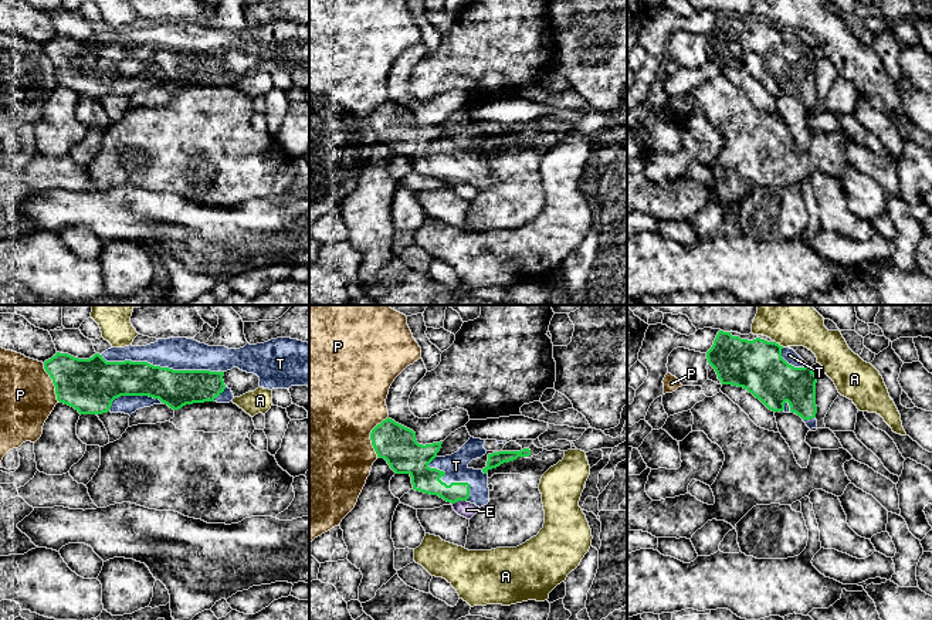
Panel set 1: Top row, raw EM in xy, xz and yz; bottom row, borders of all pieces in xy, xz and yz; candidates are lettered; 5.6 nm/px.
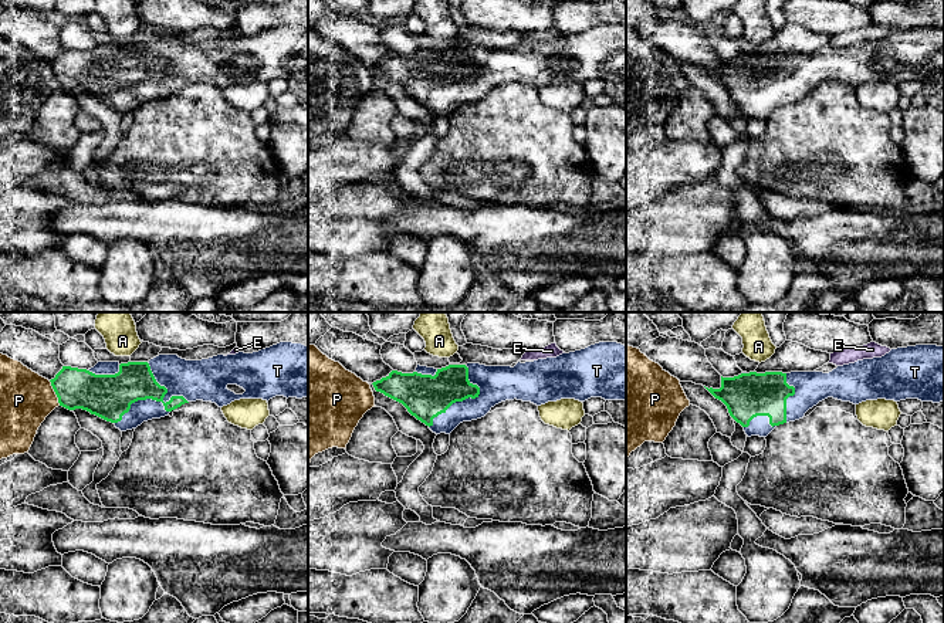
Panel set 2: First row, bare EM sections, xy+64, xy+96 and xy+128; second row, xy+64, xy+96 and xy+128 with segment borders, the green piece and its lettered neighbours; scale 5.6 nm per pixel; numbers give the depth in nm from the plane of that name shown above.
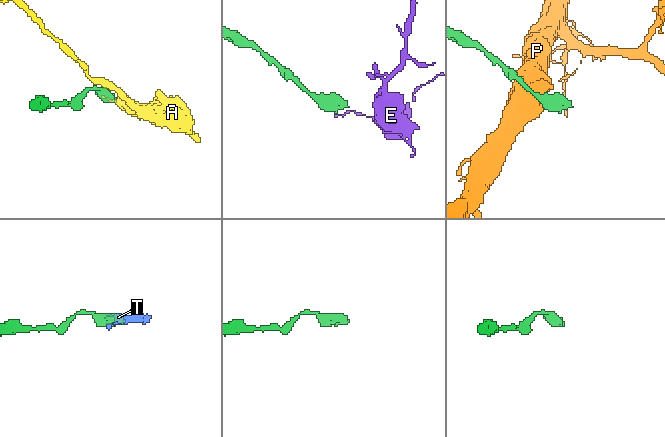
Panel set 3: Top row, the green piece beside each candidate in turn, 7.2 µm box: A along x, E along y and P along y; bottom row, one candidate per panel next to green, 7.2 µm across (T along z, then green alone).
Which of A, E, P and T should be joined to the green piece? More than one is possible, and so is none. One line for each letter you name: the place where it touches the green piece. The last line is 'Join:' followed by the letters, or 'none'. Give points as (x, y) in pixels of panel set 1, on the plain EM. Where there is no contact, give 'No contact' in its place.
T: Touches green at xy (162, 50)
Join: T

